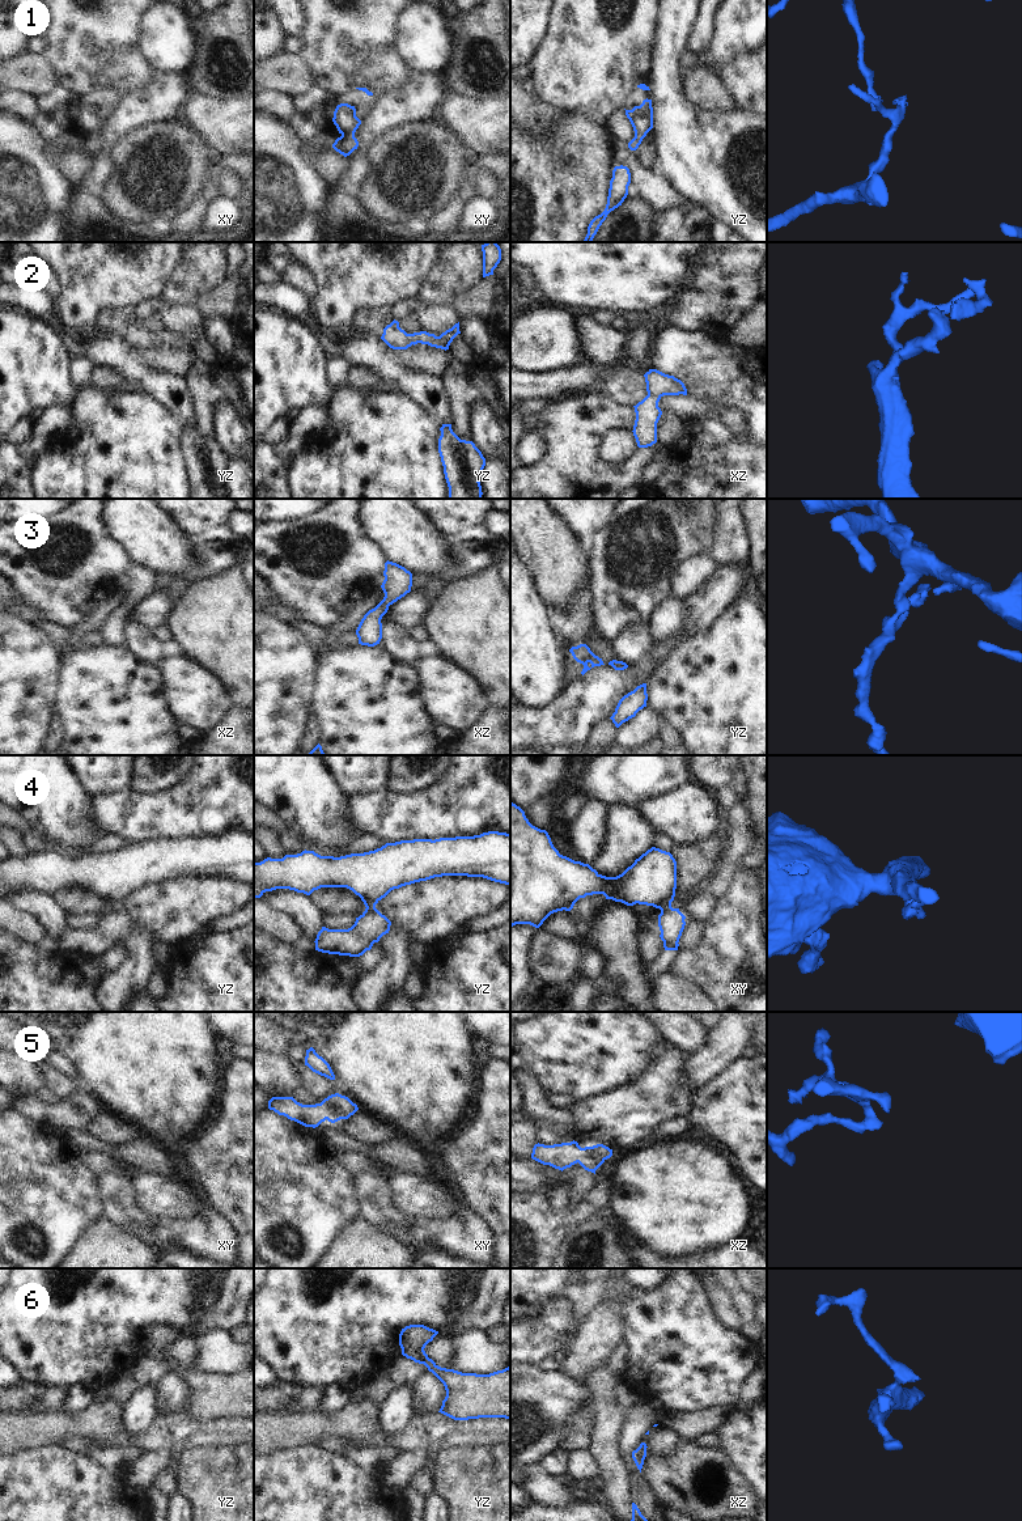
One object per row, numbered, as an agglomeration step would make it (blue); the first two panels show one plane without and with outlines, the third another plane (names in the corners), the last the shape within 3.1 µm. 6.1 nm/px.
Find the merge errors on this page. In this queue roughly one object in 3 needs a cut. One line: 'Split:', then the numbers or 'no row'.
Split: 4

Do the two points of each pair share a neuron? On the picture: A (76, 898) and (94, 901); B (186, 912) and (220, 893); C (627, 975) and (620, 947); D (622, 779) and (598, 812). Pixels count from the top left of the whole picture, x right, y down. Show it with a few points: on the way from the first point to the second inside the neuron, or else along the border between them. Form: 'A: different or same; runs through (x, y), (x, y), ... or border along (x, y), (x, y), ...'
A: same; runs through (80, 901), (90, 901)
B: same; runs through (194, 905), (200, 898), (212, 897)
C: same; runs through (624, 969), (620, 953)
D: different; border along (589, 800), (601, 800), (607, 806)

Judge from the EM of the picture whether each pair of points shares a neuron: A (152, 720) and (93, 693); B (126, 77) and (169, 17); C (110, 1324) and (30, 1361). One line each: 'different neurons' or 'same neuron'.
A: same neuron
B: different neurons
C: same neuron

